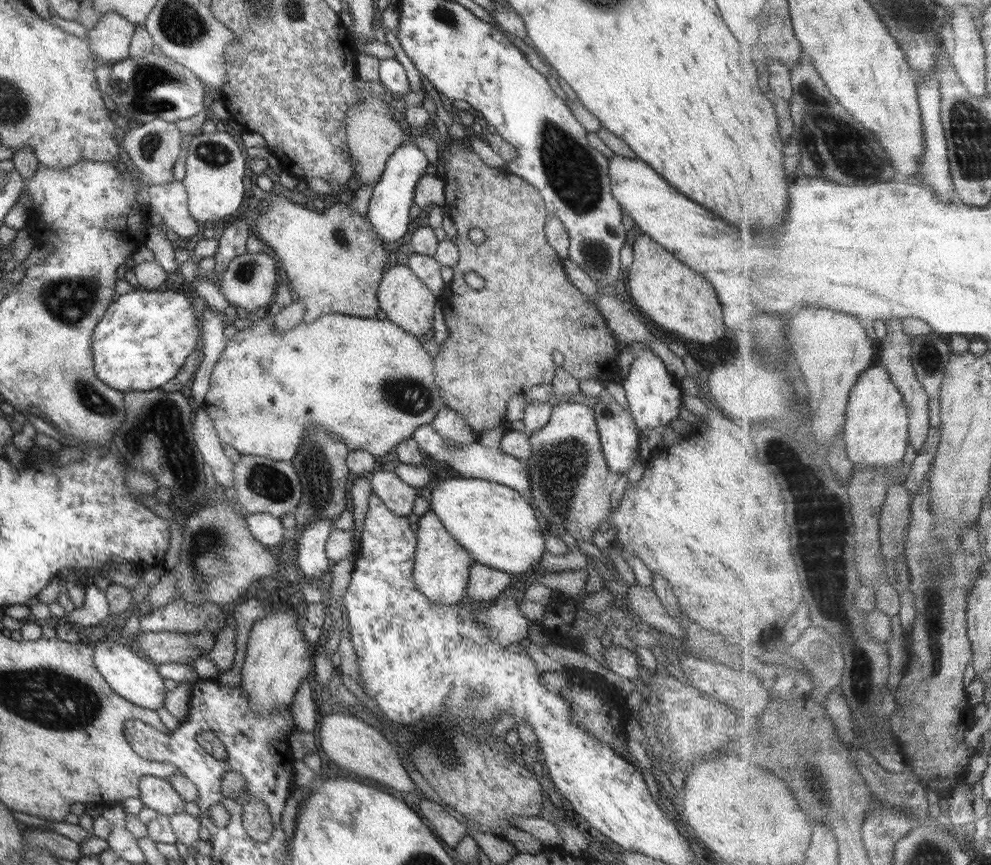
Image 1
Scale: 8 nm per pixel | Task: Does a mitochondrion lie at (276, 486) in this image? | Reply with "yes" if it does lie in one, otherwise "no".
yes

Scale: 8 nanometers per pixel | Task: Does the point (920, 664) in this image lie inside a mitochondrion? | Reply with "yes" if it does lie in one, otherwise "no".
no

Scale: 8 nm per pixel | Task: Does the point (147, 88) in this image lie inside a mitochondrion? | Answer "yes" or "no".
yes

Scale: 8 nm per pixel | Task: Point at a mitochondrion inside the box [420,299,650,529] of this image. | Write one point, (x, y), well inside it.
(559, 467)

